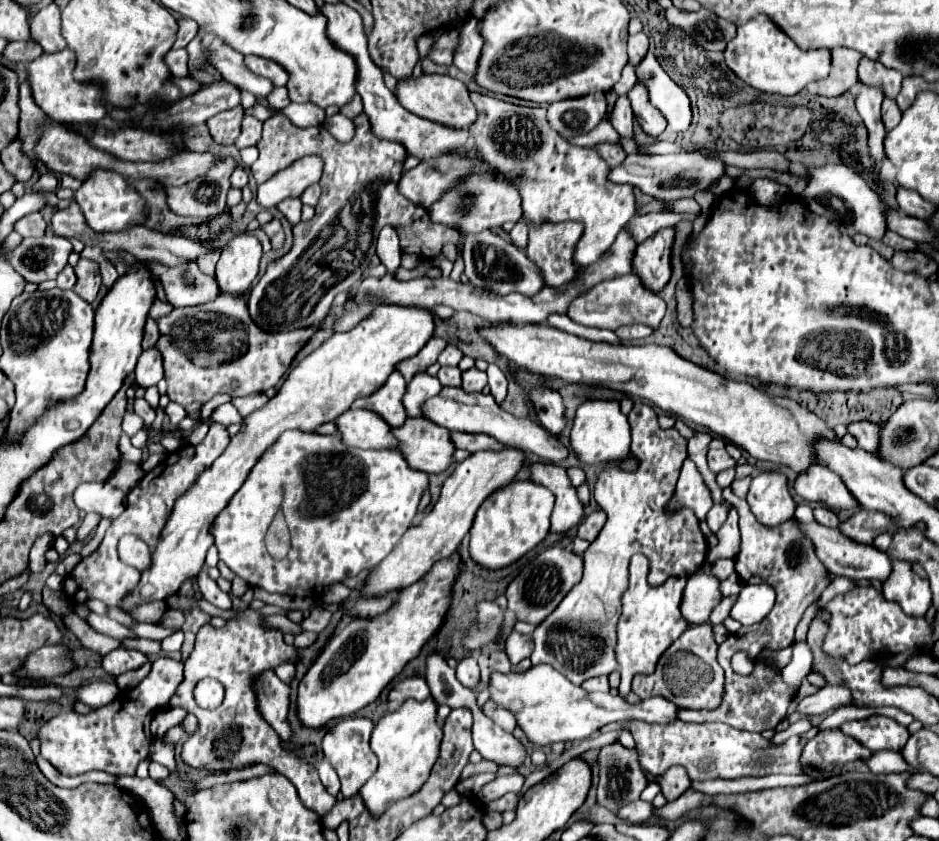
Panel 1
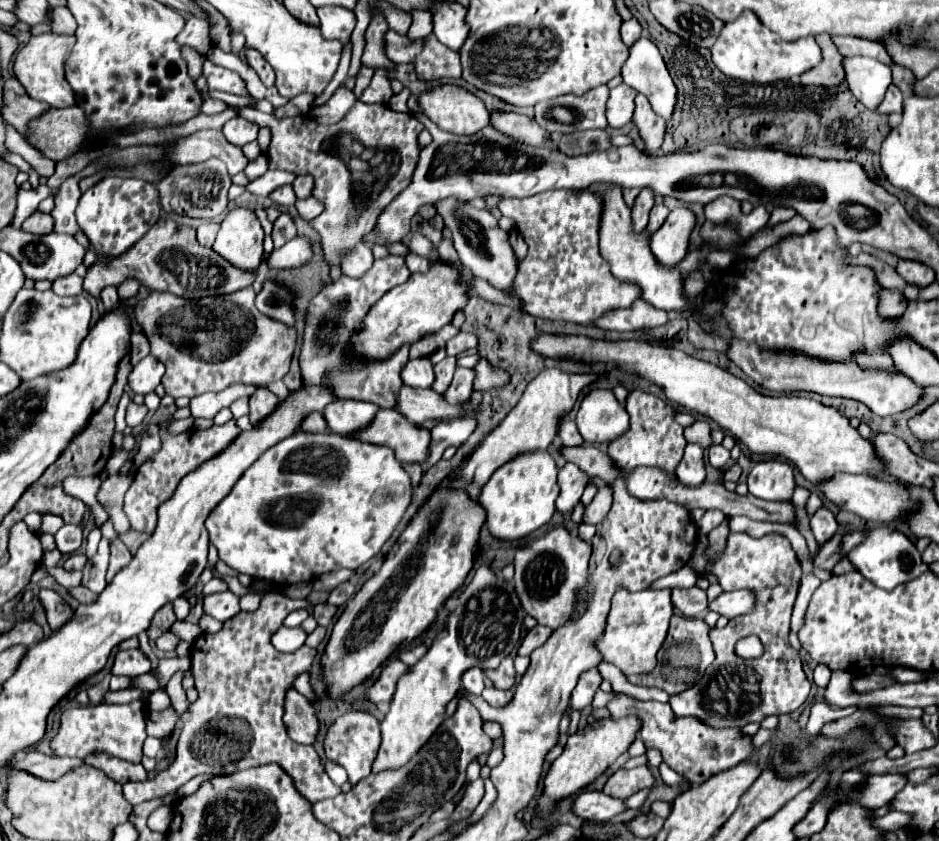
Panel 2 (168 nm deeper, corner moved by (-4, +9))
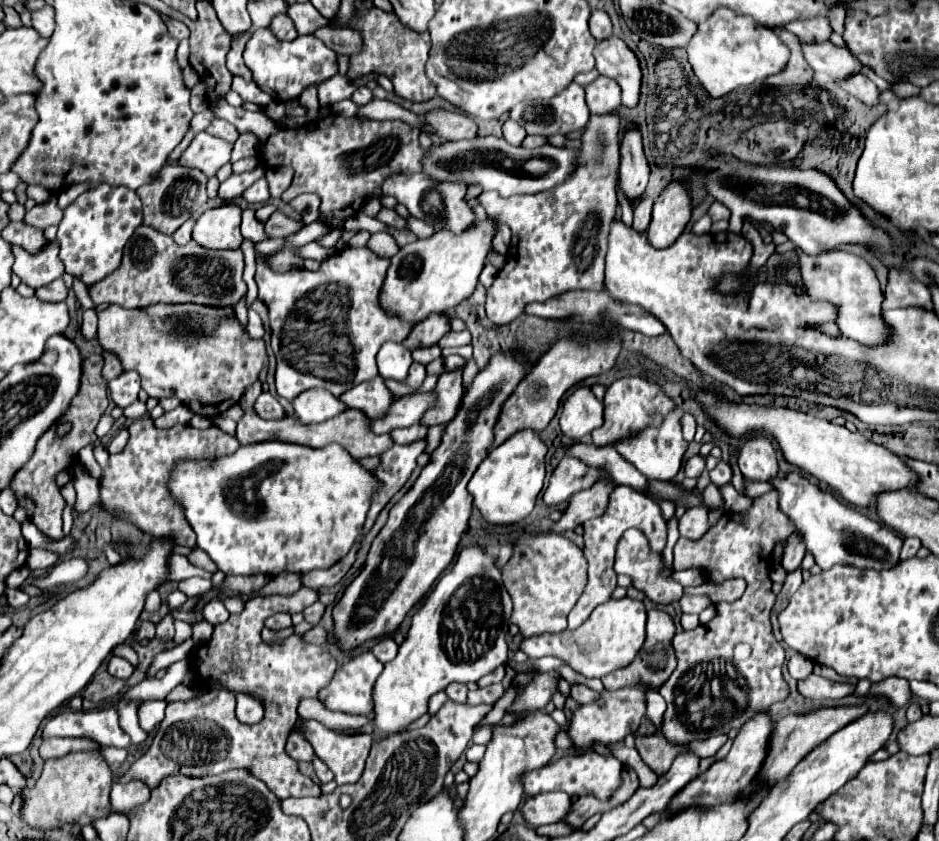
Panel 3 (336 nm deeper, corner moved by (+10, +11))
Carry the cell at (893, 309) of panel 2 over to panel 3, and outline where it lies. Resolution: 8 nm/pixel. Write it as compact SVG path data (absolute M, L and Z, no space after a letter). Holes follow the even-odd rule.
M830 250L815 256L800 254L800 272L804 280L804 288L812 300L826 300L834 304L836 326L842 336L858 340L862 344L882 344L886 340L888 328L880 316L882 312L882 292L878 278L870 274L870 264L860 256L842 250ZM874 280L874 282L872 282Z

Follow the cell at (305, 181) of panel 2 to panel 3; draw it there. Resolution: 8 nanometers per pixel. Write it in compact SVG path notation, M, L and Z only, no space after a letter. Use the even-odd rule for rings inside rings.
M278 166L278 168L268 168L266 170L266 180L268 180L268 188L270 188L270 198L278 200L282 196L282 192L290 186L294 172L286 166Z

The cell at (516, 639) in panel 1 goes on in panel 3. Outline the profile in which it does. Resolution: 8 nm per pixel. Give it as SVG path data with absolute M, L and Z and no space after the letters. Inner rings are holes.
M632 598L608 600L606 604L596 606L590 618L582 626L578 626L572 634L570 630L566 630L560 634L542 634L534 638L524 638L520 650L524 650L530 658L542 658L542 656L560 658L584 678L602 678L608 672L624 668L634 660L646 638L644 626L646 626L646 608L640 600Z

